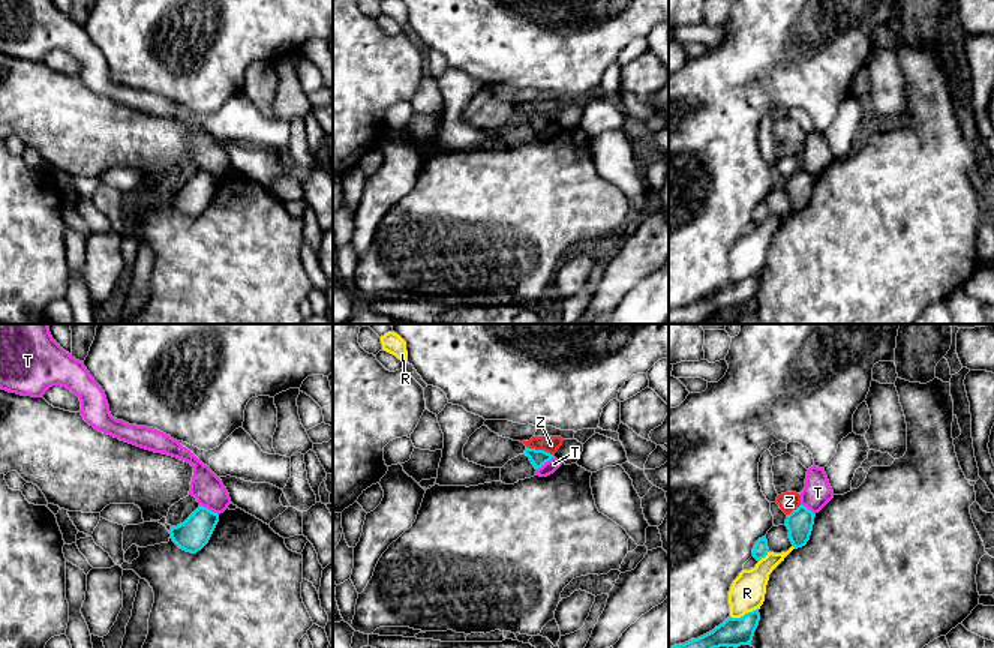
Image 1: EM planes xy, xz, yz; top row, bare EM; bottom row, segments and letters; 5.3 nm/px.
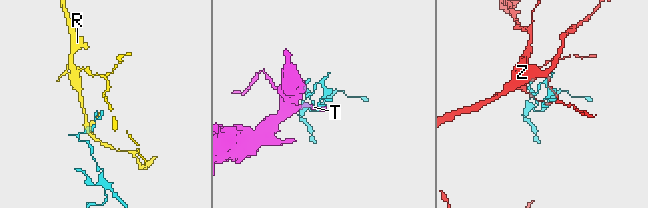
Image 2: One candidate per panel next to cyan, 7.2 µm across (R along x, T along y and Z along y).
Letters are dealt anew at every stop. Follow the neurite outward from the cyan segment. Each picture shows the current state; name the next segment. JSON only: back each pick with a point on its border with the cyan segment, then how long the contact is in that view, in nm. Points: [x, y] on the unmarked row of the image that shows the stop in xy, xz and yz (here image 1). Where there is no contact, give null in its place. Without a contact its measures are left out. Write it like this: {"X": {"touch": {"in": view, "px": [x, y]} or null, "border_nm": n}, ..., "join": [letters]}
{"join": []}

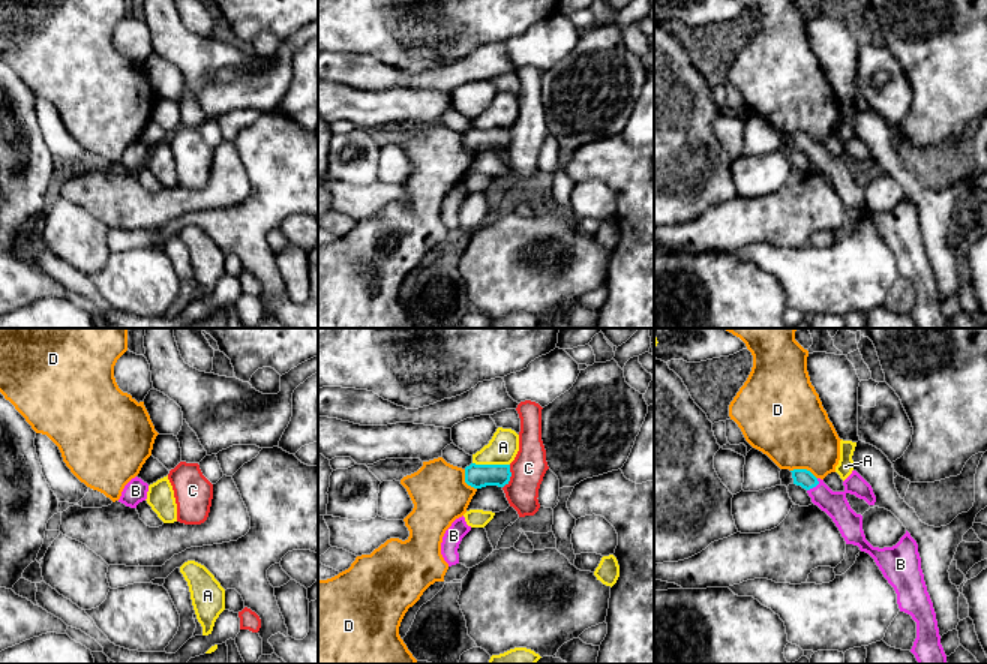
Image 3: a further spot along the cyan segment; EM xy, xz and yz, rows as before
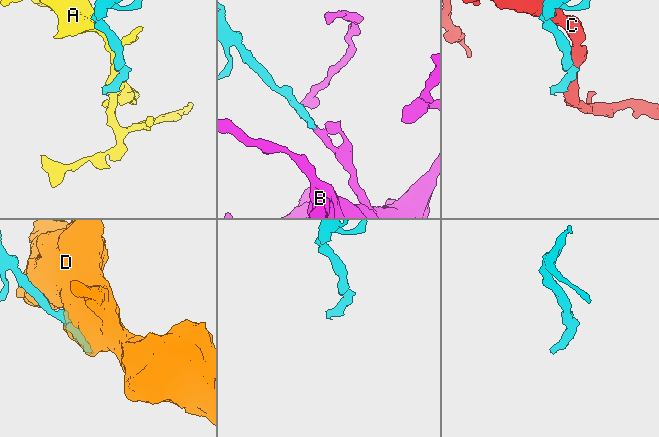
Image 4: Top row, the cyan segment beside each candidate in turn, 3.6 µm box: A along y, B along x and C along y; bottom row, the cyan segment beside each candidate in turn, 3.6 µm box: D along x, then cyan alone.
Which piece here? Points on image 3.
{"B": {"touch": {"in": "yz", "px": [815, 150]}, "border_nm": 90}, "join": ["B"]}

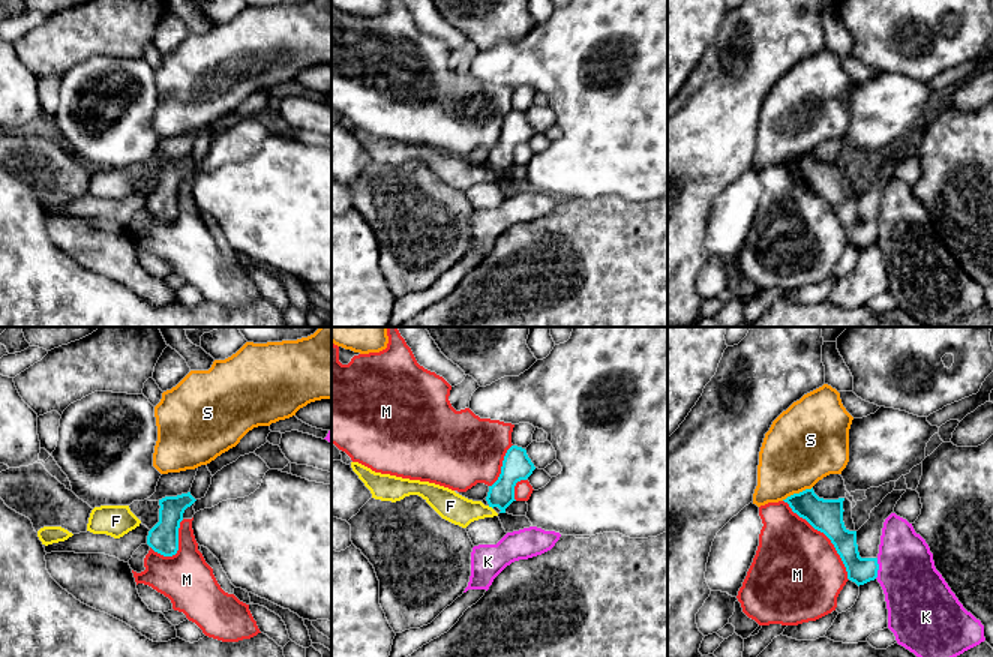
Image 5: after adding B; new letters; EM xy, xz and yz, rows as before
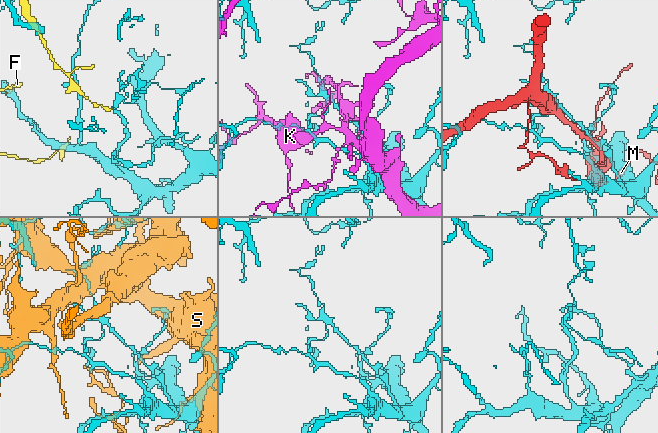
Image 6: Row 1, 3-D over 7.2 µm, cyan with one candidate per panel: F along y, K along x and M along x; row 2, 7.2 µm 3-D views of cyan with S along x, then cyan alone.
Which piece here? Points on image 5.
{"join": []}

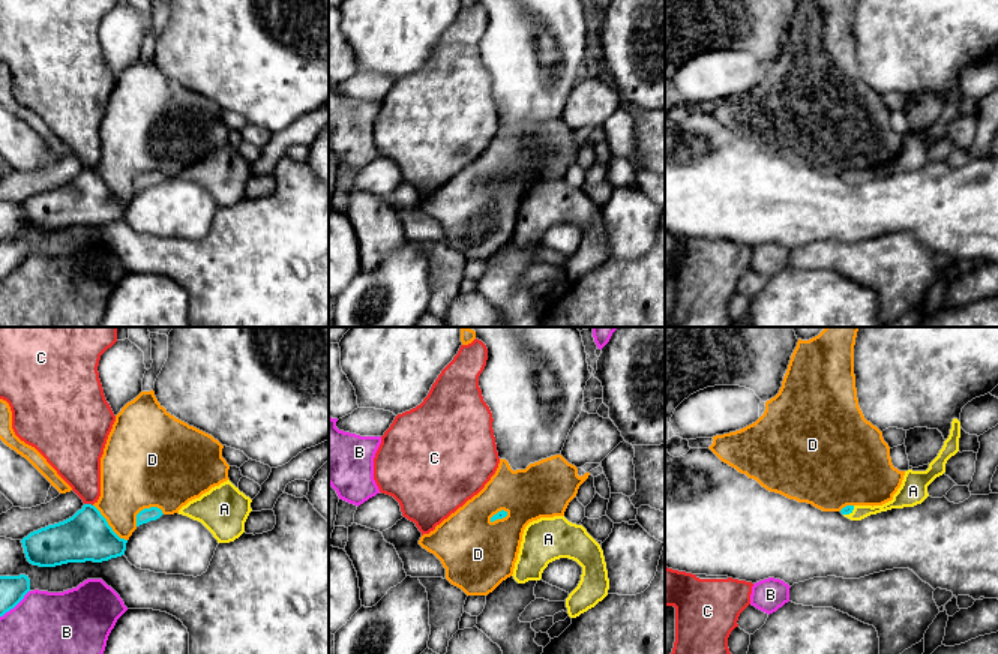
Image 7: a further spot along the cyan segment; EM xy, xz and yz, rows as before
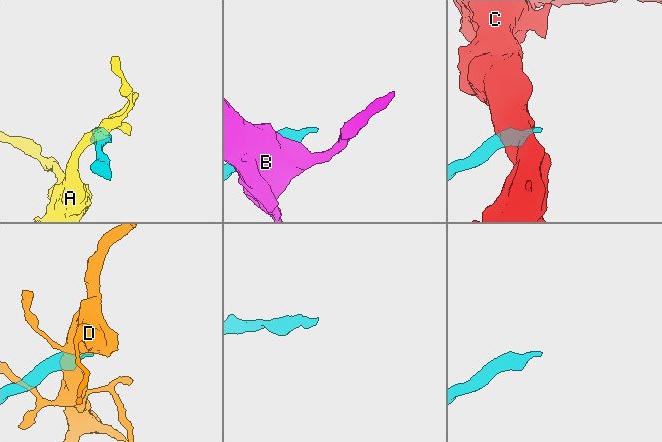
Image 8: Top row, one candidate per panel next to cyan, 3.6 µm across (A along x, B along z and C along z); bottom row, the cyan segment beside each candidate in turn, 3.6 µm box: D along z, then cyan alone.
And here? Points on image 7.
{"A": {"touch": {"in": "yz", "px": [850, 176]}, "border_nm": 80}, "join": ["A"]}

